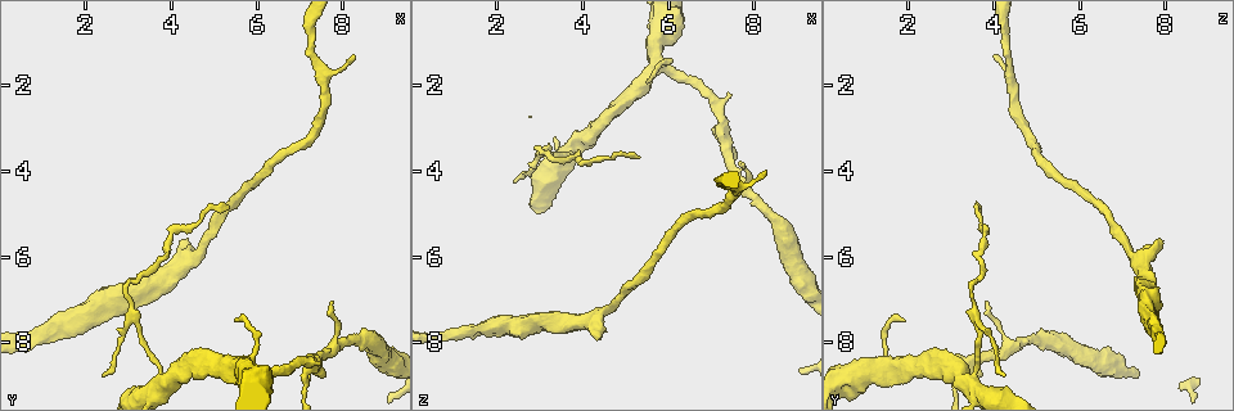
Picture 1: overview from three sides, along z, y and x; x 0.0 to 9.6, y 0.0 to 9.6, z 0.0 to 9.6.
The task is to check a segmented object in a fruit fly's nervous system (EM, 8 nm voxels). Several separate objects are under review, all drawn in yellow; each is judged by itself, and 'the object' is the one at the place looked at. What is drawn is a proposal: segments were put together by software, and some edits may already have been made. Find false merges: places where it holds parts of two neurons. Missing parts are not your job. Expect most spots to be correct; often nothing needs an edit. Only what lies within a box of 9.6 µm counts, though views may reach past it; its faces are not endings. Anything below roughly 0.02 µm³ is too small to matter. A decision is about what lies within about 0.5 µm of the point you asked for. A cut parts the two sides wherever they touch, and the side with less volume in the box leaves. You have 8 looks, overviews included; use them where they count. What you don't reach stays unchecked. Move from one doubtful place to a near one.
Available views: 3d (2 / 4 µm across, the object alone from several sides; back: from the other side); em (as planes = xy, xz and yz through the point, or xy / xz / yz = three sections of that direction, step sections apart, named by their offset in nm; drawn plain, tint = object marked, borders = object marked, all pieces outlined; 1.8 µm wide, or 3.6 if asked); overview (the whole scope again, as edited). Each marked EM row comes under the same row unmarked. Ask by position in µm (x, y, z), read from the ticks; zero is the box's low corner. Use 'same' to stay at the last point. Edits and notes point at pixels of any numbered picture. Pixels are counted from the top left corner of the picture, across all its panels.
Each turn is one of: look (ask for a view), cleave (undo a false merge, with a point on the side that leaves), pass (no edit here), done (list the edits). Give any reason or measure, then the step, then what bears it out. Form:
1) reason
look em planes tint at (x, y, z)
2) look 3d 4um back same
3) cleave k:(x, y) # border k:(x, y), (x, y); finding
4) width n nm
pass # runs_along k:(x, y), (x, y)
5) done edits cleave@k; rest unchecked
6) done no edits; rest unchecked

sharp bend
look em planes tint at (3.75, 9.10, 3.50)

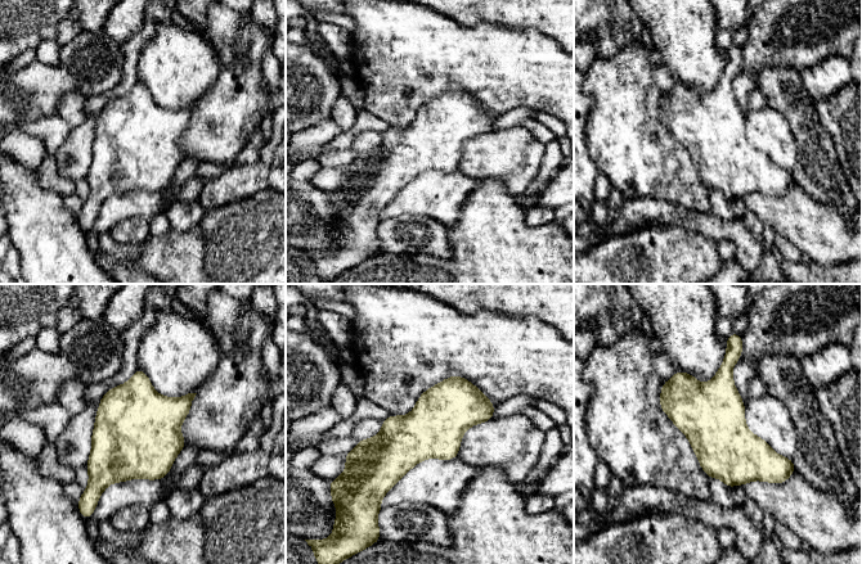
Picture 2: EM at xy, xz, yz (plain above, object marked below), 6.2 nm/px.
pass # one neuron here

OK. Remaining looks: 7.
a fork
look em xy step 8 tint at (4.30, 6.15, 7.50)

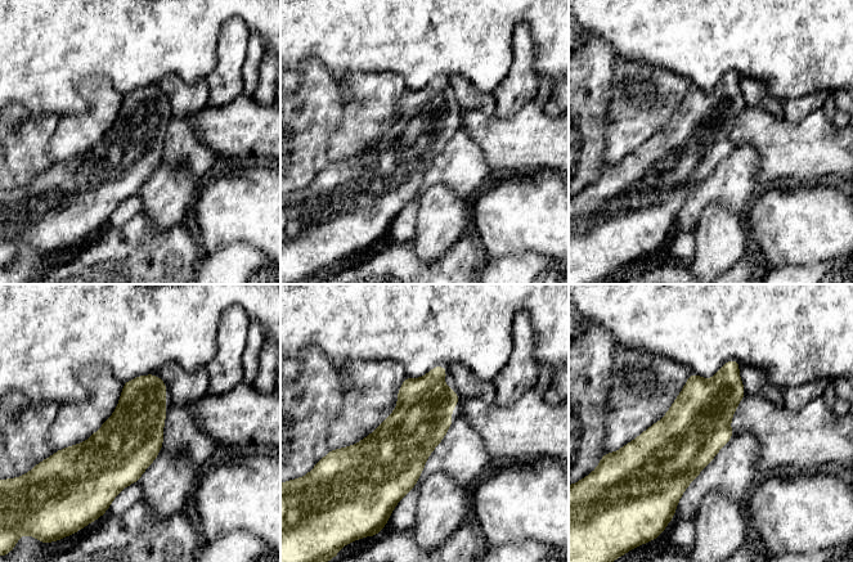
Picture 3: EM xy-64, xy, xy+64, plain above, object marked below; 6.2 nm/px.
cut it another way
look em planes tint same

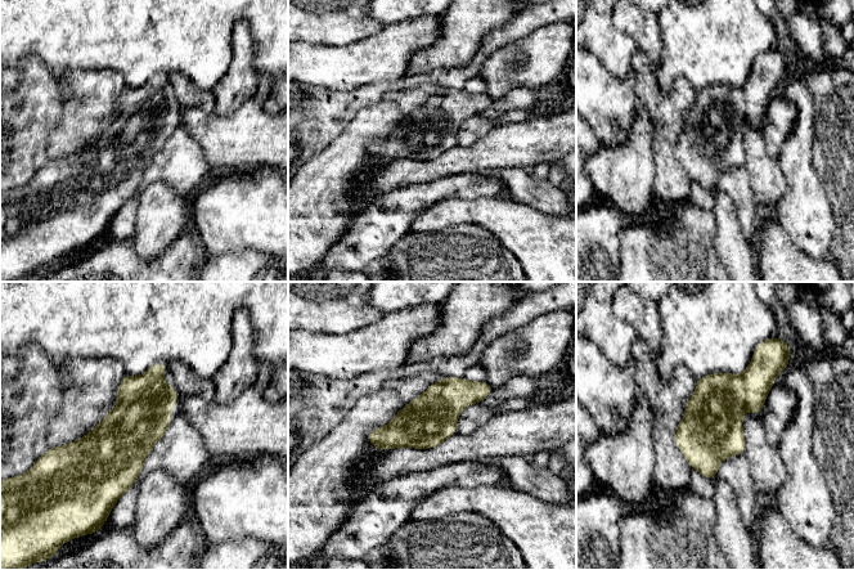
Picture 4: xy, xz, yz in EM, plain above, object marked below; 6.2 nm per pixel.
width 320 nm
pass # one neuron here

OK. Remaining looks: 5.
thick turns thin
look em planes tint at (1.25, 7.60, 7.80)

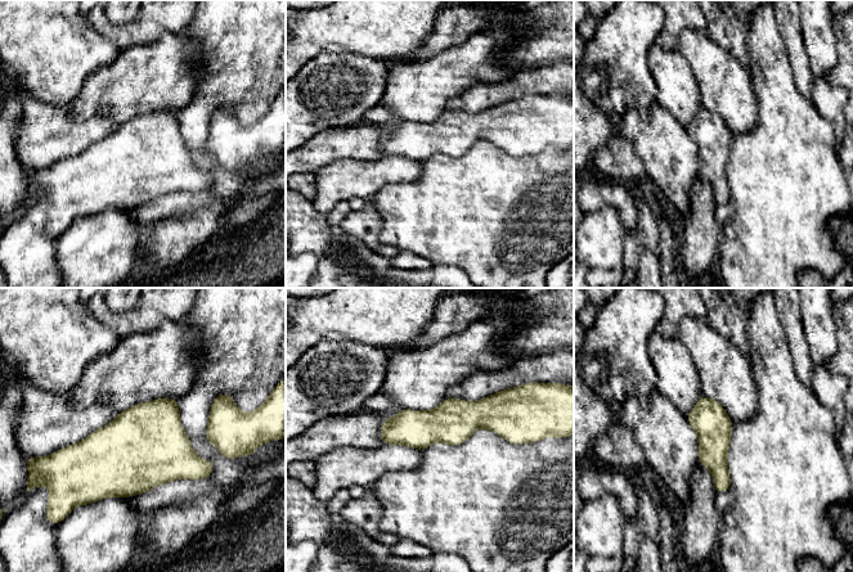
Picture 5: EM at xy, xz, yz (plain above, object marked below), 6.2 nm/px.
pass # all the same neuron

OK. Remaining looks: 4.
done no edits; rest unchecked

